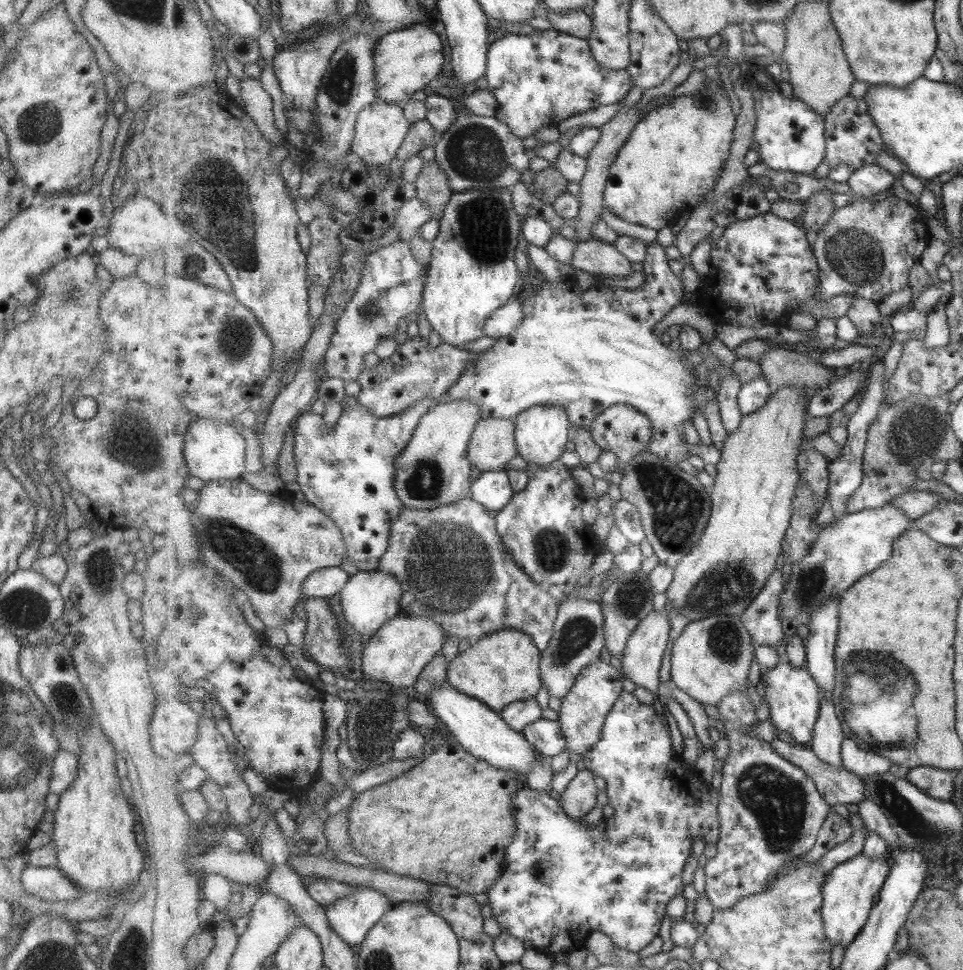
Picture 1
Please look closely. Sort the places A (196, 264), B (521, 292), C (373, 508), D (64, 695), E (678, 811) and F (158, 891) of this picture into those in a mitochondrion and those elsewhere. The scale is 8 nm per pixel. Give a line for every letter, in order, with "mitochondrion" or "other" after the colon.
A: mitochondrion
B: other
C: other
D: mitochondrion
E: other
F: other

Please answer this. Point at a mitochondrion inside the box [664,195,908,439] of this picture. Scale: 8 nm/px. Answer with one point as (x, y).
(852, 252)

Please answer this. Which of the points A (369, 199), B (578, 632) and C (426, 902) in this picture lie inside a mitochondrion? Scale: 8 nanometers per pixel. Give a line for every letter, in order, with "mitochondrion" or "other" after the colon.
A: other
B: mitochondrion
C: other

